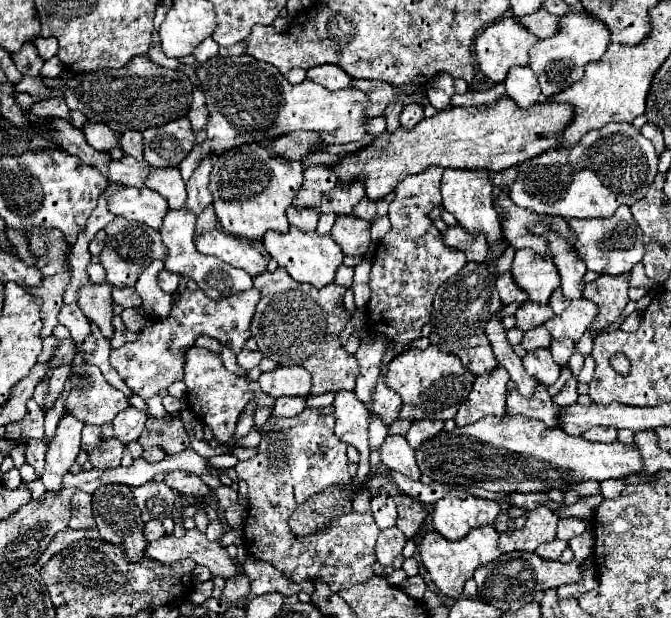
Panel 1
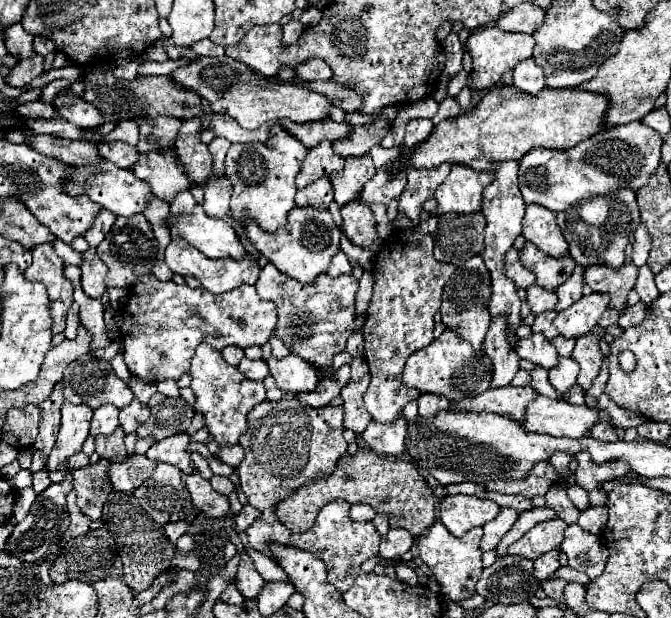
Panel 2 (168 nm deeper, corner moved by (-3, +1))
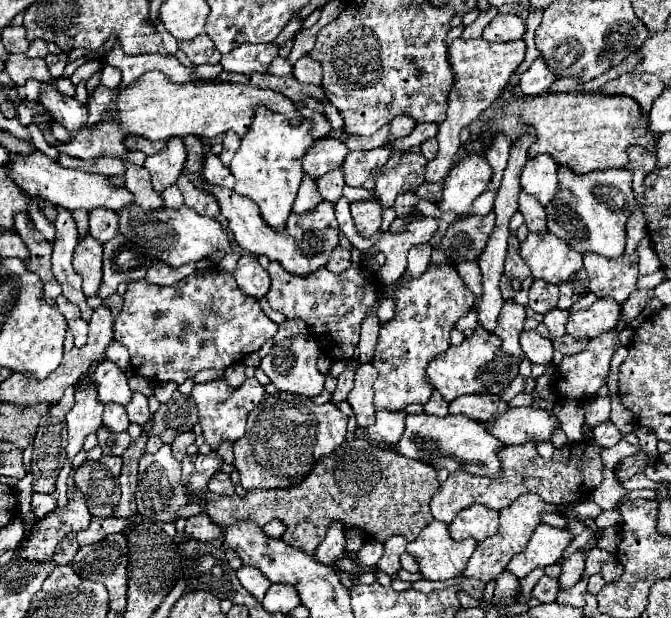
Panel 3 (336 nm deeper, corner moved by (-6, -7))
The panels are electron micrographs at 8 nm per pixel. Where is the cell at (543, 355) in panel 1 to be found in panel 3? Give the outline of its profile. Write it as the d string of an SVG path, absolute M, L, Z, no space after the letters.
M534 330L522 332L520 346L532 364L550 364L552 362L552 354L554 354L552 342L548 338L542 338L538 332L534 332Z

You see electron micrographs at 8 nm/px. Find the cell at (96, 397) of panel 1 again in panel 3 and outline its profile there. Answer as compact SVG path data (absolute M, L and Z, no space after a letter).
M102 360L96 366L96 370L88 378L80 378L80 382L74 388L80 390L86 386L96 386L98 400L102 404L116 402L116 404L126 406L132 400L132 392L126 384L124 372L116 364L112 364L110 360Z

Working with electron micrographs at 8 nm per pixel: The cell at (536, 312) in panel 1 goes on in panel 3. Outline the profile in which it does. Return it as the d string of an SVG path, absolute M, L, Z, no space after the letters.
M534 280L532 286L530 286L530 292L528 292L528 298L530 298L528 306L534 312L546 314L552 308L556 308L556 302L558 302L558 286L548 284L544 280Z

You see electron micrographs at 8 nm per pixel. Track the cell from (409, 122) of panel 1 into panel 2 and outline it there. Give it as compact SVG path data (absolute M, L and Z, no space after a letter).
M423 118L411 120L411 122L407 124L405 146L407 146L407 148L415 148L415 146L423 144L423 142L427 140L427 136L431 136L433 130L435 130L435 126L433 126L431 120L423 120Z

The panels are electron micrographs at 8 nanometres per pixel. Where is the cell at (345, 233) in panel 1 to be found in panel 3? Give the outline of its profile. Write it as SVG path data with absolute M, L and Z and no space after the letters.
M376 200L370 202L352 202L350 204L350 212L356 224L356 230L360 236L370 238L372 234L376 234L380 230L380 222L382 222L382 206Z

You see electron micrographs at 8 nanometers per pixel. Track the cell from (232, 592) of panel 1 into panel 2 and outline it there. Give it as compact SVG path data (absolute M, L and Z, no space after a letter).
M243 554L241 564L237 568L237 590L245 596L245 598L257 598L259 590L263 588L265 580L259 576L259 572L253 566L253 560Z

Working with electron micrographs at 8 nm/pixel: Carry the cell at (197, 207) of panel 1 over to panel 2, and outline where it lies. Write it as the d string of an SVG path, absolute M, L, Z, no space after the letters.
M215 138L209 144L209 152L213 154L213 172L215 174L223 172L223 162L225 162L225 154L227 154L229 146L231 146L231 142L225 140L225 138Z

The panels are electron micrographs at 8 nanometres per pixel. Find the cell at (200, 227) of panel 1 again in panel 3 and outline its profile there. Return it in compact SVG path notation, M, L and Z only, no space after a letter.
M206 152L206 162L204 162L202 176L204 176L206 182L210 182L214 186L222 186L222 188L228 188L228 190L234 188L234 176L232 176L232 172L226 166L222 166L222 162L220 162L218 156L214 156L210 152Z

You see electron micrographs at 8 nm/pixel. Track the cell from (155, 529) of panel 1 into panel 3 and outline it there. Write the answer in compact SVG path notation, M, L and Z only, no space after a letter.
M200 512L192 518L188 518L186 528L184 528L186 536L192 536L196 540L214 540L220 536L220 526L216 526L206 512Z

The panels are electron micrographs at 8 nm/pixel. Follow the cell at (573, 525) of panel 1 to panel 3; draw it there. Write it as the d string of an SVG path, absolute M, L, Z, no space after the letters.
M592 548L586 552L586 566L584 566L584 576L592 576L592 574L600 574L602 566L608 562L610 552L602 550L602 548Z

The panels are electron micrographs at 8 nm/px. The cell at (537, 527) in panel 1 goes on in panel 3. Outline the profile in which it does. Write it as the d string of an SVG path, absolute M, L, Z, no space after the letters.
M538 524L528 546L514 554L508 570L518 578L524 578L534 568L544 568L556 564L562 550L572 542L572 532L568 528L554 528L546 524Z

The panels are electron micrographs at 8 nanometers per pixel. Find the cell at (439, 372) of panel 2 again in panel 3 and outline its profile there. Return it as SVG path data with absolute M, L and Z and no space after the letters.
M478 326L472 336L464 338L460 346L450 346L446 352L438 354L426 368L430 386L438 390L446 402L466 394L502 394L516 374L518 362L510 360L504 352L498 352L498 336L486 332L482 326Z

